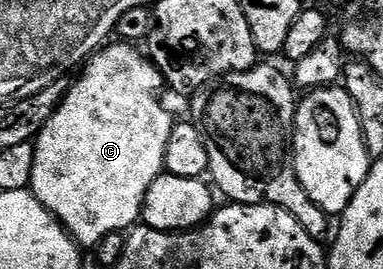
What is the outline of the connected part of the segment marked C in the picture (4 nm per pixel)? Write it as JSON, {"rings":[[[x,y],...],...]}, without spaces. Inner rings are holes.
{"rings":[[[104,44],[82,66],[75,86],[64,92],[63,101],[33,142],[31,194],[59,220],[80,247],[95,245],[110,233],[122,234],[140,220],[149,187],[165,172],[165,147],[169,147],[173,124],[170,111],[163,106],[163,74],[143,53],[135,50],[138,48],[134,44],[111,44]]]}

